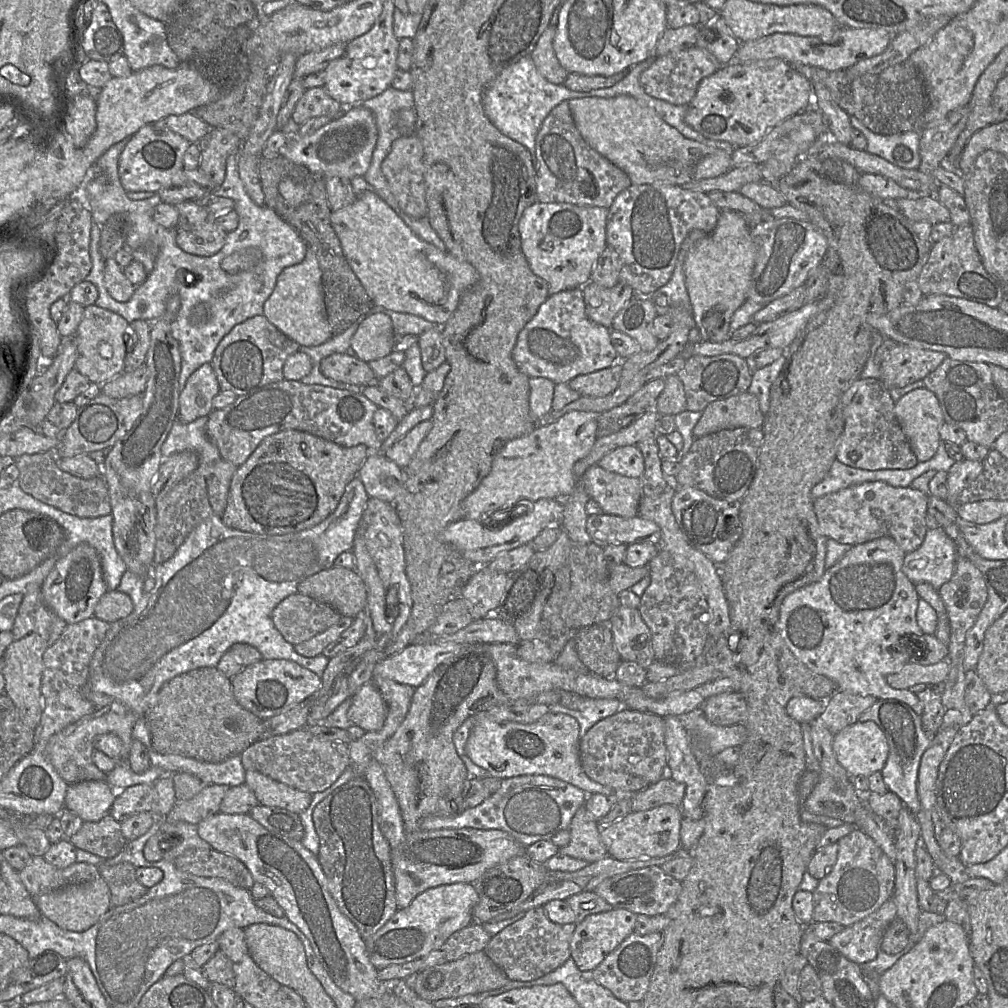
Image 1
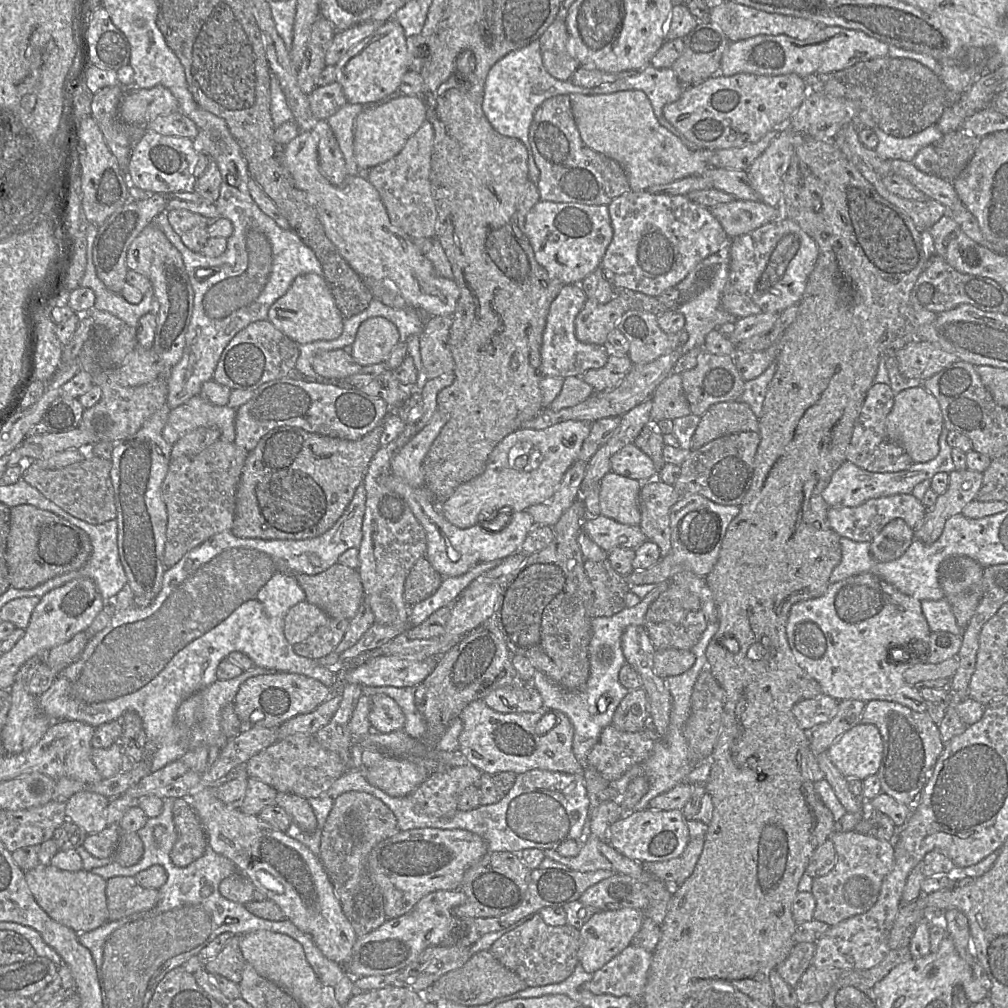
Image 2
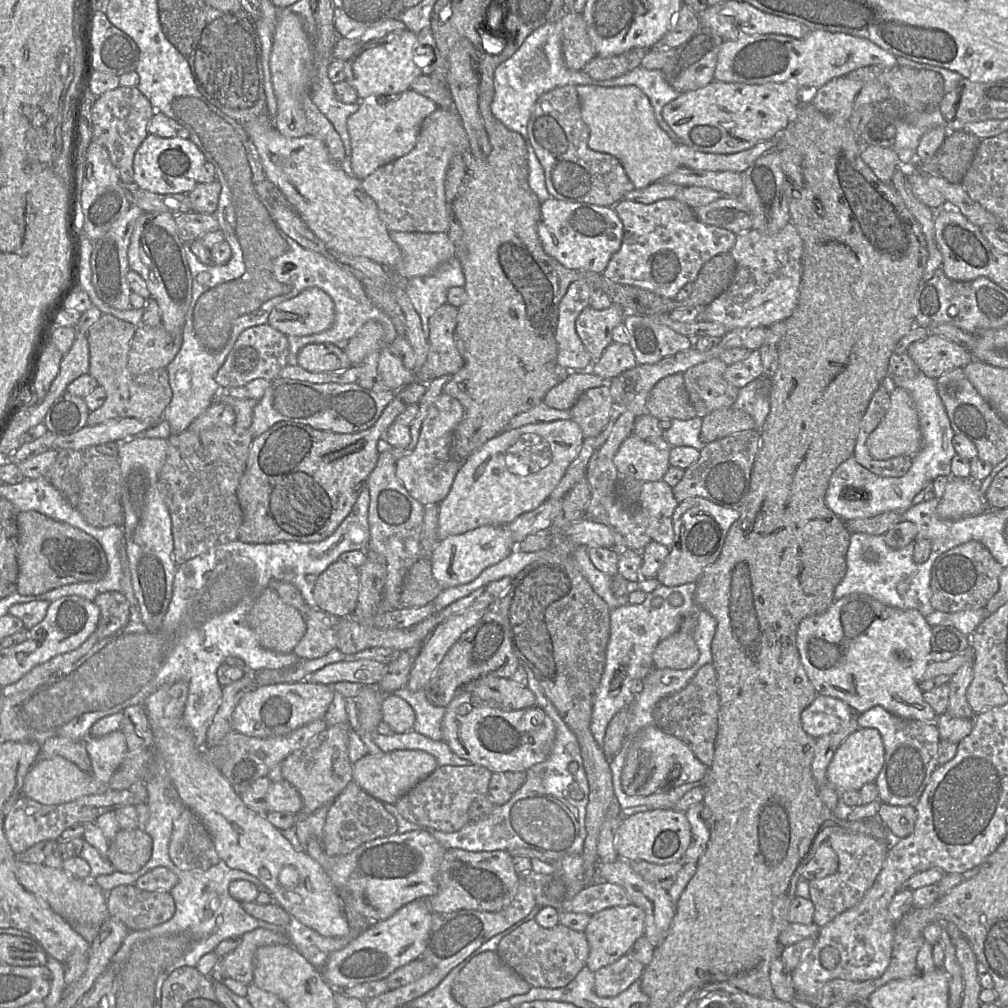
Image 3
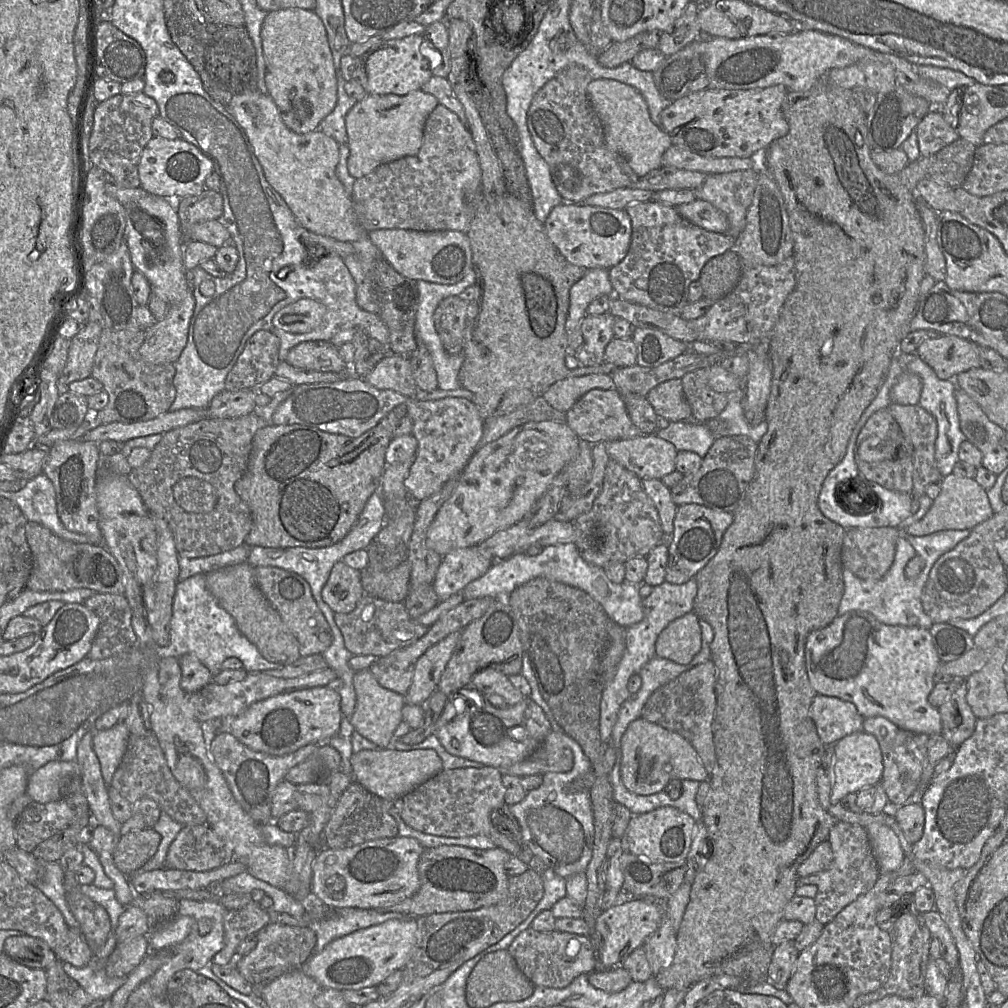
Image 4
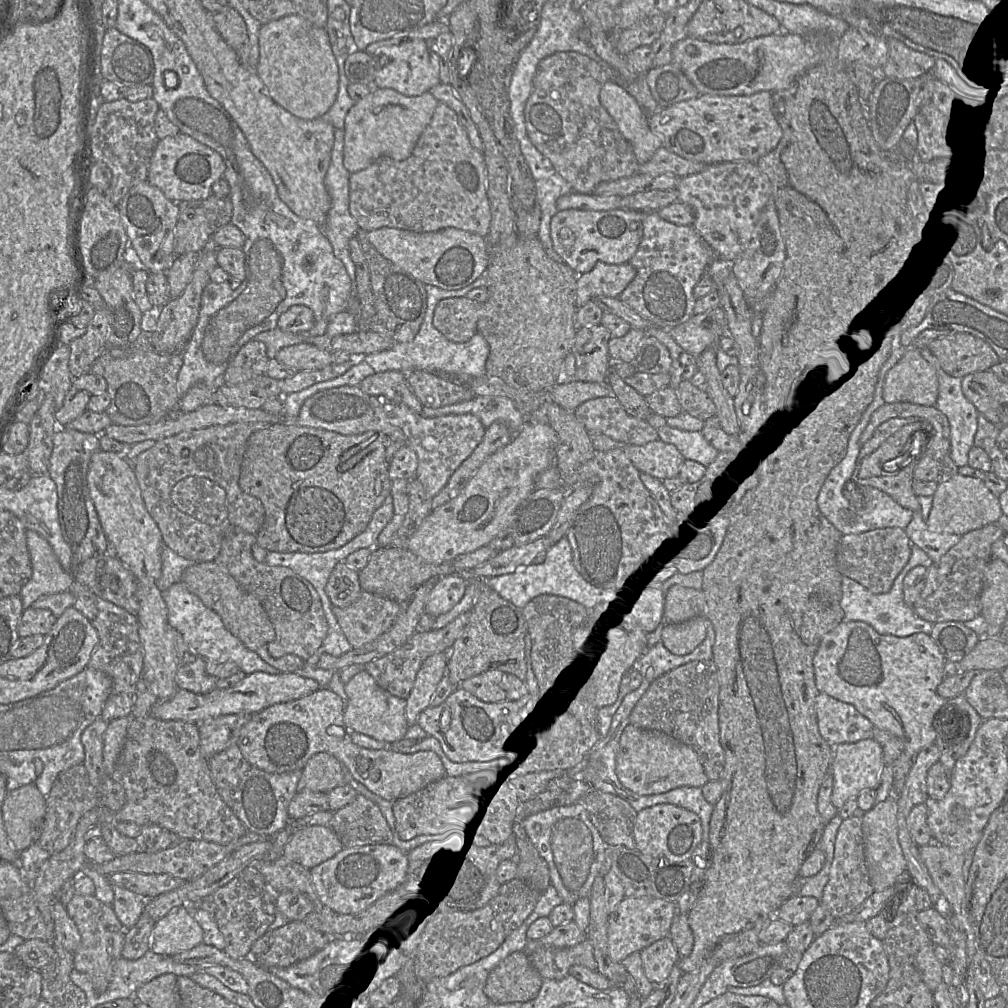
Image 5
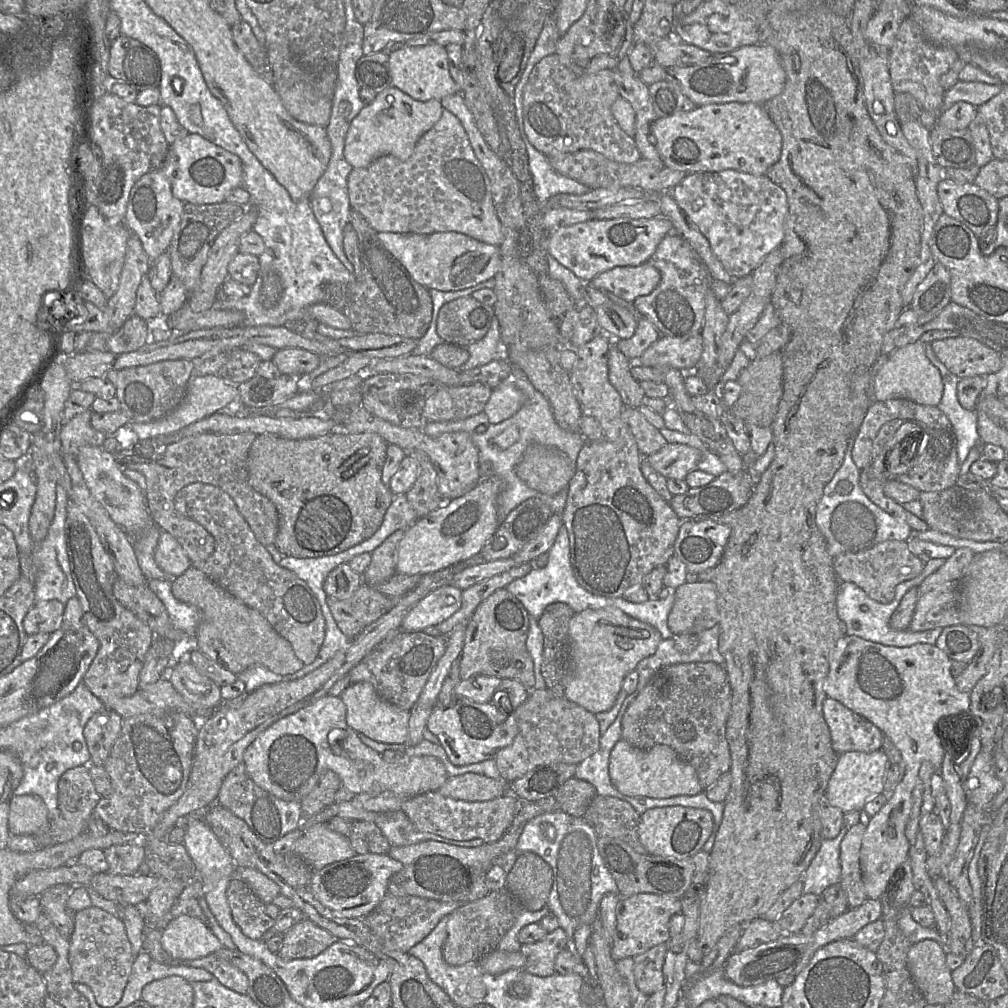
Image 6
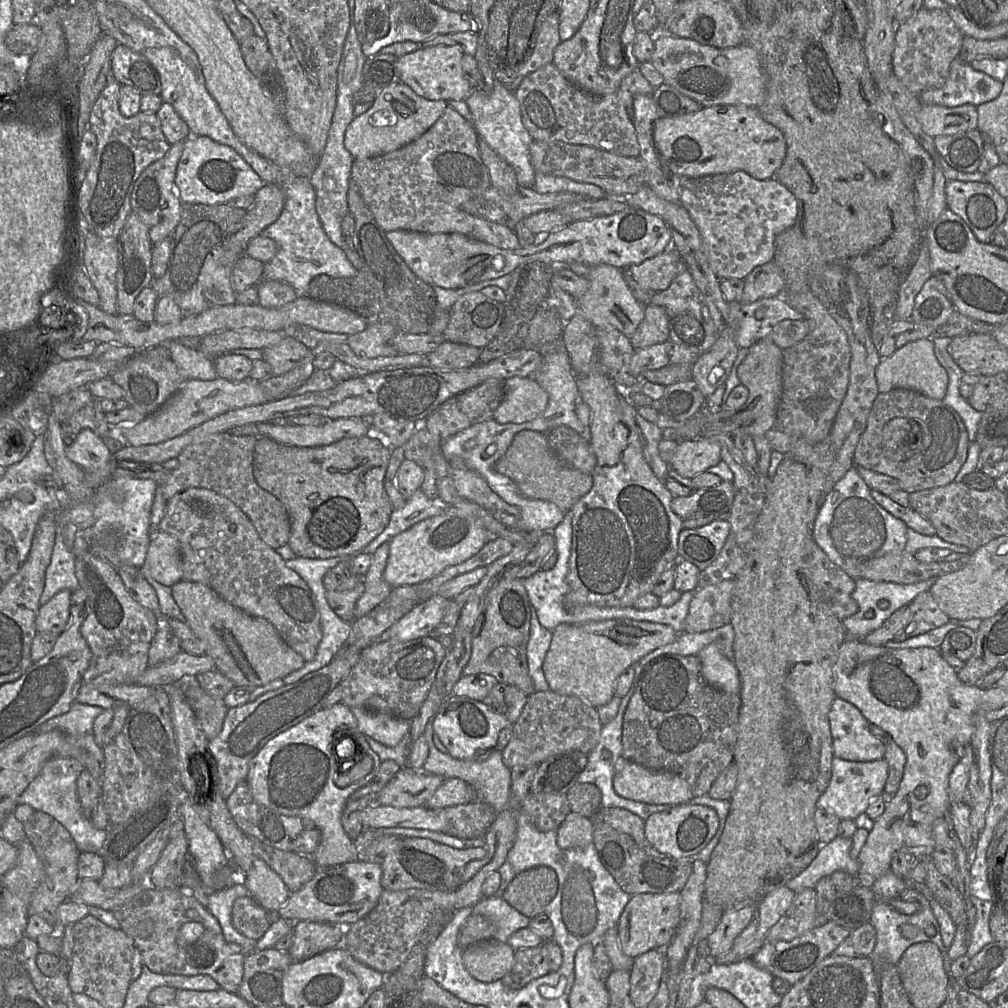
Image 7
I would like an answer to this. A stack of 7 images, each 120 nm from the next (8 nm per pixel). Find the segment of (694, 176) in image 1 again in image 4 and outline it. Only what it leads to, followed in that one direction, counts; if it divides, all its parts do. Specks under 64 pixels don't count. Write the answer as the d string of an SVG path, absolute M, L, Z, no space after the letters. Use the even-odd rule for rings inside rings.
M596 79L588 84L587 96L601 120L606 146L623 156L638 177L661 167L664 152L673 144L670 136L652 122L647 103L637 89L617 80Z

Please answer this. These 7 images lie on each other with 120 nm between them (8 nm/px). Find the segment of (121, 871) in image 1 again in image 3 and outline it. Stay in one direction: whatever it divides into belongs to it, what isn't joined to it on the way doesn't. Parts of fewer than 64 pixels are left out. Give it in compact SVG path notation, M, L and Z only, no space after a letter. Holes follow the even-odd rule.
M135 884L119 885L106 891L108 915L123 922L130 930L146 930L163 924L175 913L175 902L166 891L146 891Z

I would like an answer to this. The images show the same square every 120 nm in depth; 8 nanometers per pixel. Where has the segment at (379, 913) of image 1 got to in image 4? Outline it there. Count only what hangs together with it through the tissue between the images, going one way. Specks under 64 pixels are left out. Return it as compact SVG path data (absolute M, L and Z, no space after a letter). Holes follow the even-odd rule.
M353 781L341 794L323 829L323 841L326 848L350 848L371 840L393 838L398 836L396 820L389 809L393 802L380 798L356 781Z

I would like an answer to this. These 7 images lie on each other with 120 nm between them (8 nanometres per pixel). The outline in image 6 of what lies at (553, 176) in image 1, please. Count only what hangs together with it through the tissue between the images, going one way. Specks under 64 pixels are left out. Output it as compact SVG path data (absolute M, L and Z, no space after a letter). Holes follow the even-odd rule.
M556 53L537 62L523 90L524 128L530 143L547 157L579 150L593 150L620 163L638 161L641 154L635 139L619 126L611 112L612 104L620 96L614 71L604 69L594 74L576 74L560 61Z

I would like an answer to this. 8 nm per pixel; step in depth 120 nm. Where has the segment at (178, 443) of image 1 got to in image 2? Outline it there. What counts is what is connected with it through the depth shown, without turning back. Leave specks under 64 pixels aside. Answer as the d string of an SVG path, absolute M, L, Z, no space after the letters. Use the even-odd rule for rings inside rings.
M197 395L171 410L162 436L173 446L180 437L192 430L215 427L220 431L221 439L234 442L235 418L236 409L228 405L214 405Z

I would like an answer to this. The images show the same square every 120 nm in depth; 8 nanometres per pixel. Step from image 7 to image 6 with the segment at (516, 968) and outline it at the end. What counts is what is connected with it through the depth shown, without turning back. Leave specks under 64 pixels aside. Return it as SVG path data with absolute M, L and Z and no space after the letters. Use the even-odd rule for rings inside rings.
M558 927L534 943L521 944L520 953L525 958L524 970L540 977L555 973L555 959L559 952L568 947L566 932Z

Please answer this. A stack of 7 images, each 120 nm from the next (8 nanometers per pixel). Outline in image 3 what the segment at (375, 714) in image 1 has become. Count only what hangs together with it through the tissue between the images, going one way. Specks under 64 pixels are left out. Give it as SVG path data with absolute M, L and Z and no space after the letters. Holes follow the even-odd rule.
M386 694L382 701L382 721L395 734L413 730L415 713L412 707L394 694Z

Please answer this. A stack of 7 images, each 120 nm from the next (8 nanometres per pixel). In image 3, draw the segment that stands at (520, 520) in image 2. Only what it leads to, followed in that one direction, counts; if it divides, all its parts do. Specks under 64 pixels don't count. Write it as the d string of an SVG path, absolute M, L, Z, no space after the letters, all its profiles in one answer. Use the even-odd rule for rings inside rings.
M481 526L463 534L448 536L438 541L429 558L432 575L442 588L467 584L488 567L505 559L516 548L507 526Z

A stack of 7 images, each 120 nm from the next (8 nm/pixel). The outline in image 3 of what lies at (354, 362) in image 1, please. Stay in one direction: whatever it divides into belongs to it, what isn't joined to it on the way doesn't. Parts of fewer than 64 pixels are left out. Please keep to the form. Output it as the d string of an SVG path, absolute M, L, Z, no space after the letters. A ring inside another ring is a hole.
M331 343L304 346L298 354L298 366L309 372L335 372L352 366L343 350Z

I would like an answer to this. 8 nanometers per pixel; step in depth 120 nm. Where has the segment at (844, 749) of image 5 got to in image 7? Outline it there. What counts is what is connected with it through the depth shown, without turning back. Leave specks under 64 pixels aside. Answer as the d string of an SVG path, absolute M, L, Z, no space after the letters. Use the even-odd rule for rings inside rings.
M833 757L829 784L819 796L816 807L832 812L840 820L855 820L861 813L865 813L871 800L883 795L887 775L888 764L884 758L857 762Z

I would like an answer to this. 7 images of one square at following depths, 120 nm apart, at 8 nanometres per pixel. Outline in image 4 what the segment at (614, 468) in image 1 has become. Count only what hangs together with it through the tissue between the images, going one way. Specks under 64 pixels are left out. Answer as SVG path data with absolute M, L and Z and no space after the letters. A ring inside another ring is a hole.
M655 433L605 442L606 452L640 479L662 479L676 470L678 451Z

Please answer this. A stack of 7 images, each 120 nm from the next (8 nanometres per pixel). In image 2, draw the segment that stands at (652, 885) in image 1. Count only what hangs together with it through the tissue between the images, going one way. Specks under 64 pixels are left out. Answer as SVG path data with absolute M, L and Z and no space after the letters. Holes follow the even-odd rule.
M614 874L589 887L578 900L598 911L634 908L644 913L648 906L642 883L625 874Z

